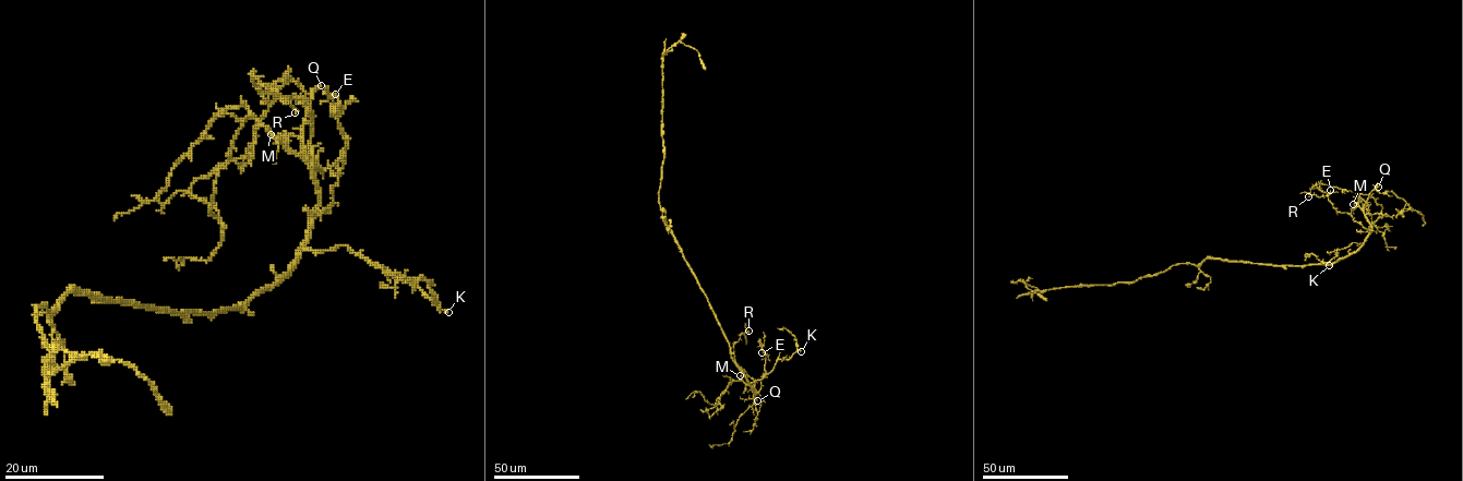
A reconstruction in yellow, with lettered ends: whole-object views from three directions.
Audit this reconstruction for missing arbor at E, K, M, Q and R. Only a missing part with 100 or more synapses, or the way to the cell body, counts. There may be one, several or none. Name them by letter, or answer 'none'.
Q

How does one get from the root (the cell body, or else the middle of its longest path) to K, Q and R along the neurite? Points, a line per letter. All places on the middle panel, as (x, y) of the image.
K: (690, 266), (728, 343), (733, 360), (750, 385), (769, 373), (778, 359), (790, 359), (798, 349), (801, 351)
Q: (690, 266), (728, 343), (733, 360), (756, 392), (751, 386), (757, 400)
R: (690, 266), (728, 343), (733, 360), (756, 394), (754, 380), (735, 363), (734, 358), (733, 344), (748, 331)

